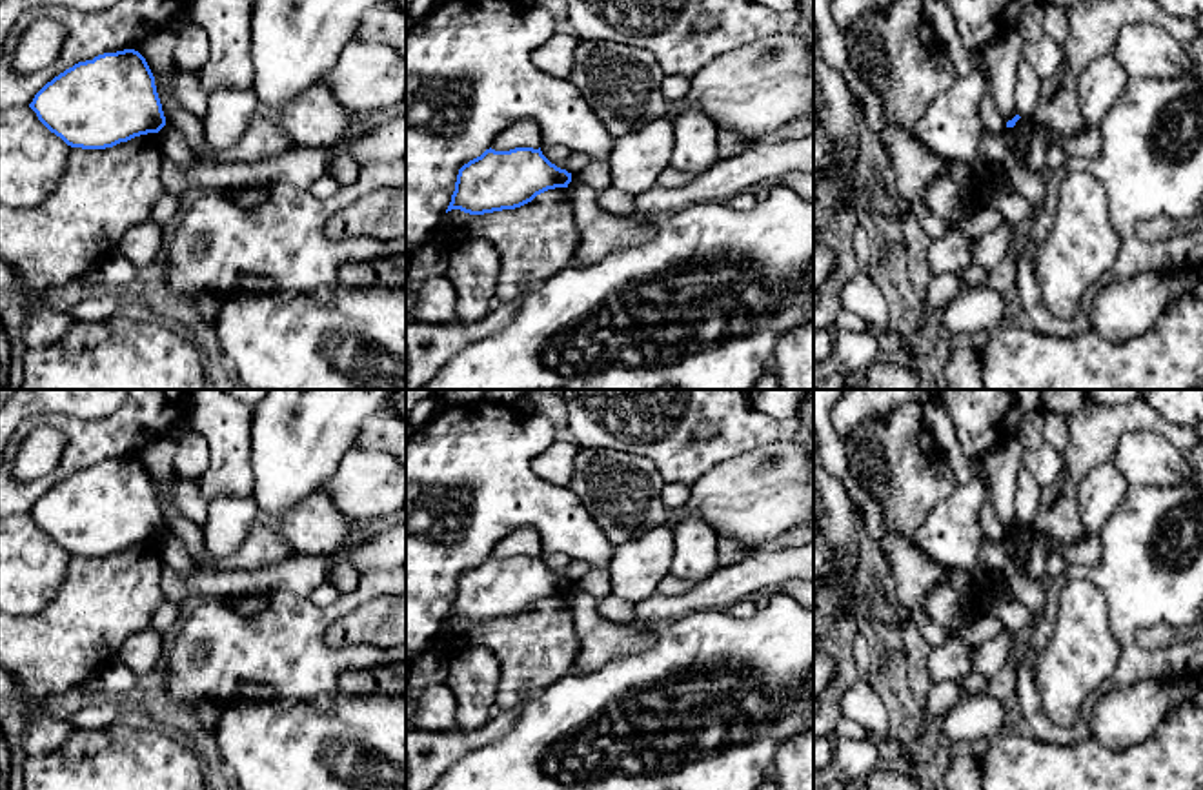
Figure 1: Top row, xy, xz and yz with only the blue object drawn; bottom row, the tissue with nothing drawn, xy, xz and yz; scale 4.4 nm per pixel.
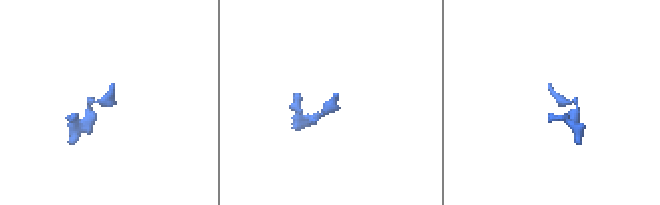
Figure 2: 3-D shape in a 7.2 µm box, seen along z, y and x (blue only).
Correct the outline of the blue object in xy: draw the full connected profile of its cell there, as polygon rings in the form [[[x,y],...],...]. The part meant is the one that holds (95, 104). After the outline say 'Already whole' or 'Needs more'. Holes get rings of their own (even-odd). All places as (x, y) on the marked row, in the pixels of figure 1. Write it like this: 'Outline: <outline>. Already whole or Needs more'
Outline: [[[135,49],[75,64],[47,82],[29,107],[51,133],[82,149],[113,147],[166,126],[155,76]]]. Already whole

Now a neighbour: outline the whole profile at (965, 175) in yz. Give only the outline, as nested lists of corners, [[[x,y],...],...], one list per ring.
[[[979,160],[976,164],[946,162],[948,178],[972,189],[977,182],[979,166]]]

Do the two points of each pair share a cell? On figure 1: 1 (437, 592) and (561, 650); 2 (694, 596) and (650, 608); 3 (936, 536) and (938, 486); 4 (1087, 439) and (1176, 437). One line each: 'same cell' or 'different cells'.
1: different cells
2: same cell
3: different cells
4: same cell

